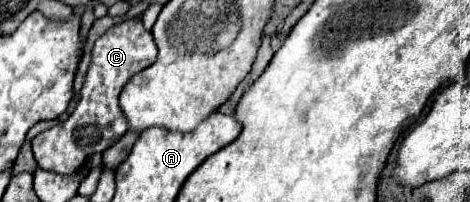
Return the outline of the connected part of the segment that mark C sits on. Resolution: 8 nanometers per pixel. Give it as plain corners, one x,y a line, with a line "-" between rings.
131,18
109,28
93,46
91,66
85,76
83,94
75,112
61,124
37,134
31,140
31,148
37,164
43,170
51,170
63,176
75,174
91,152
91,142
103,142
103,152
113,146
125,132
125,114
119,108
119,92
123,84
137,72
151,66
157,58
157,44
149,30
143,28
141,18

